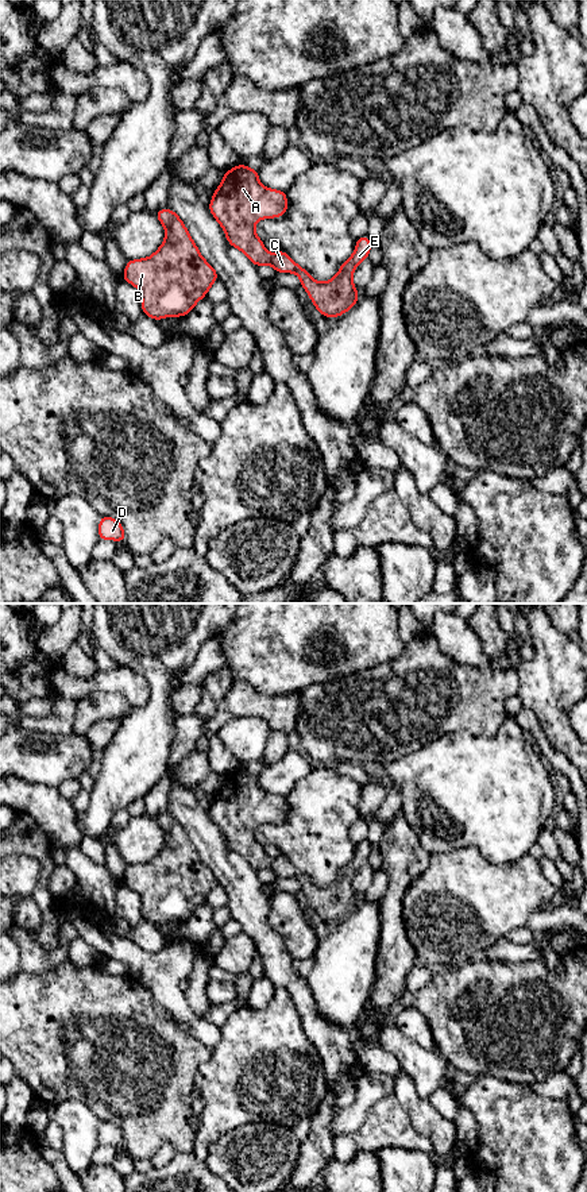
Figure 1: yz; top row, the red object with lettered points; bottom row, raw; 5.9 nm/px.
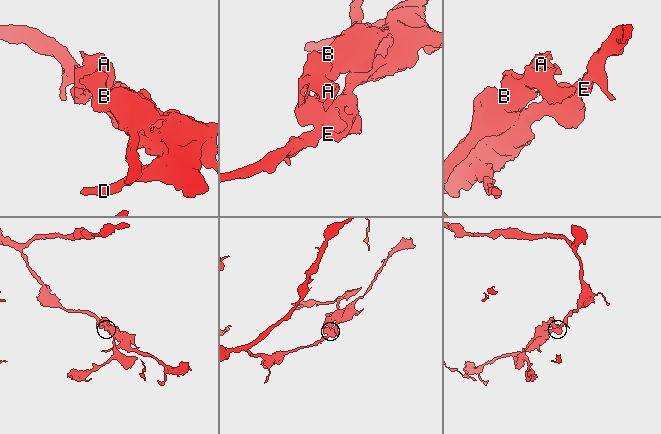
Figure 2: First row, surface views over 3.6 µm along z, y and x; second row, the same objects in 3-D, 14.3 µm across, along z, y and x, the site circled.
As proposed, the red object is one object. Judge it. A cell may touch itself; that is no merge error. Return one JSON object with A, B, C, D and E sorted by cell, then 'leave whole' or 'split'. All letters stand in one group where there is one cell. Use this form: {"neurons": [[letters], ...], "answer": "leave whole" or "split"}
{"neurons": [["A", "B"], ["C", "D", "E"]], "answer": "split"}

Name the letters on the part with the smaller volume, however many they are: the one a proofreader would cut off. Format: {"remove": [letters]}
{"remove": ["A", "B"]}

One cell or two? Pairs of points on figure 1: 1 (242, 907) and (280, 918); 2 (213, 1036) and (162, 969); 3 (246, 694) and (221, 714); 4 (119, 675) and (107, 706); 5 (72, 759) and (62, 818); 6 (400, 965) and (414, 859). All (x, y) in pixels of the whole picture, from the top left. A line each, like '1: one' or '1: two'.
1: two
2: one
3: one
4: two
5: two
6: one

